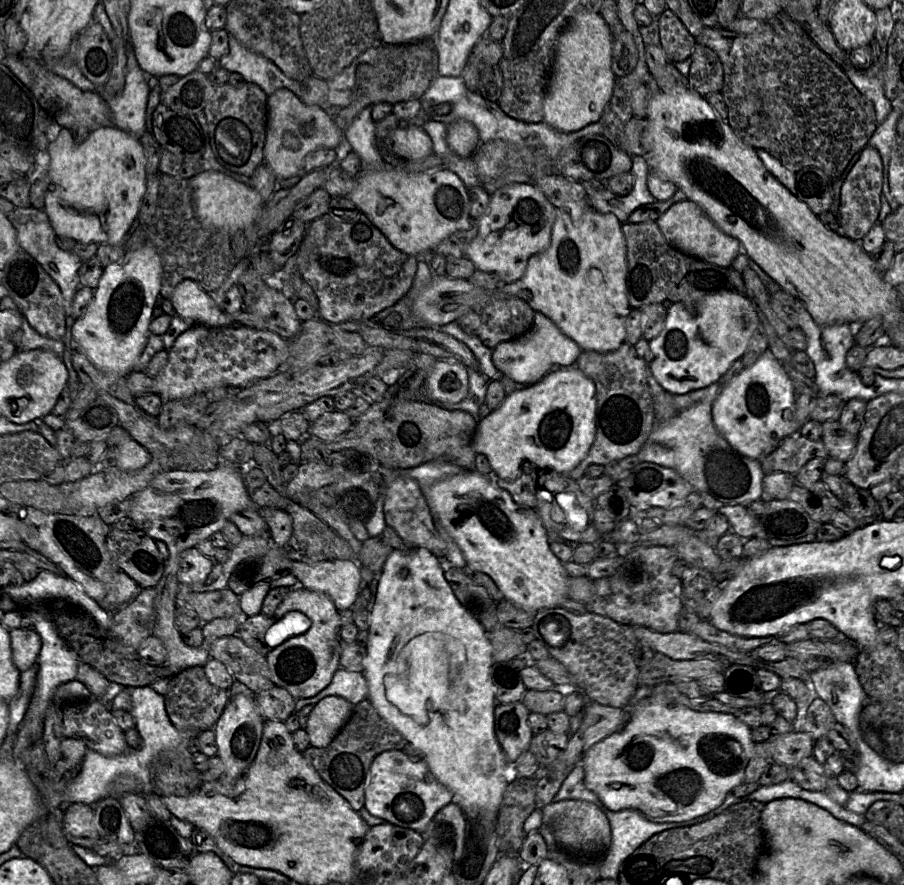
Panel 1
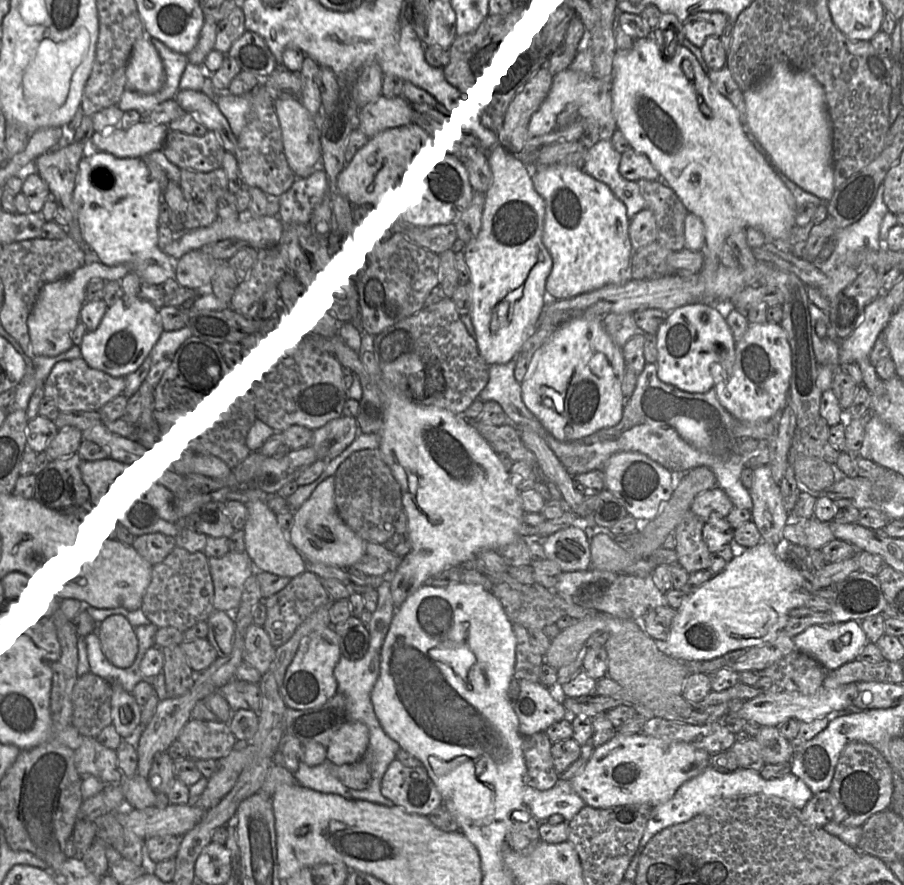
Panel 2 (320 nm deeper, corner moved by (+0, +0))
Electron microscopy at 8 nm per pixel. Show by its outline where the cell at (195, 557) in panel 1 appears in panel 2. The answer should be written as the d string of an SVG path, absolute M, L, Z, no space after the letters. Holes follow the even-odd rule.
M229 550L222 556L207 558L213 583L213 610L234 612L255 566L245 551Z

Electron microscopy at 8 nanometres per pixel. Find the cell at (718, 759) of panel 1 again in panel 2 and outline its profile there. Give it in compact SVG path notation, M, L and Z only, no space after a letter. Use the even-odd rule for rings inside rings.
M644 733L615 734L608 742L595 748L584 768L569 781L586 805L596 809L607 809L628 804L650 804L657 807L670 800L686 781L709 767L710 759L711 755L708 752L686 742L665 741Z

